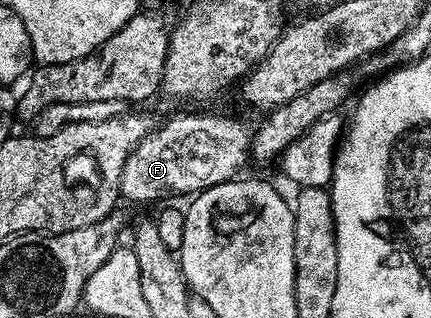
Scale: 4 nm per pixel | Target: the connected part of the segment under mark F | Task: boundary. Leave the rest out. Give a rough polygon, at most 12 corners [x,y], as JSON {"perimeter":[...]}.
{"perimeter":[[176,115],[126,157],[132,203],[195,197],[249,162],[224,115]]}

